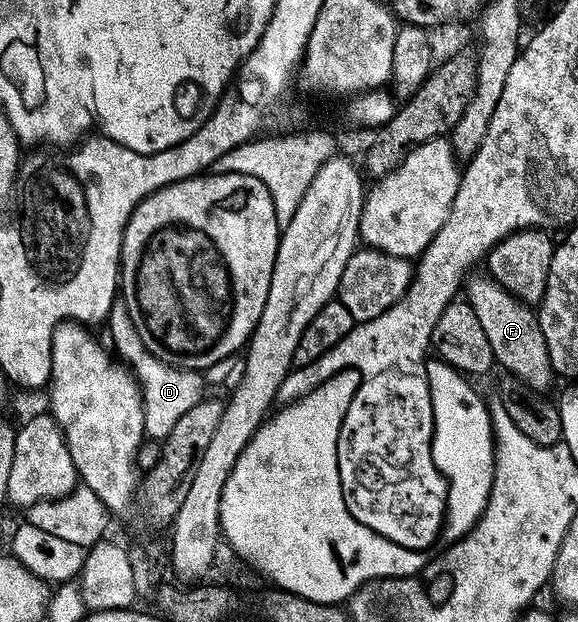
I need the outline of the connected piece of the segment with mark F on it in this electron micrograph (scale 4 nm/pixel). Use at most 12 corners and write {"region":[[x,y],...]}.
{"region":[[487,274],[466,301],[495,363],[536,392],[554,373],[537,313]]}

